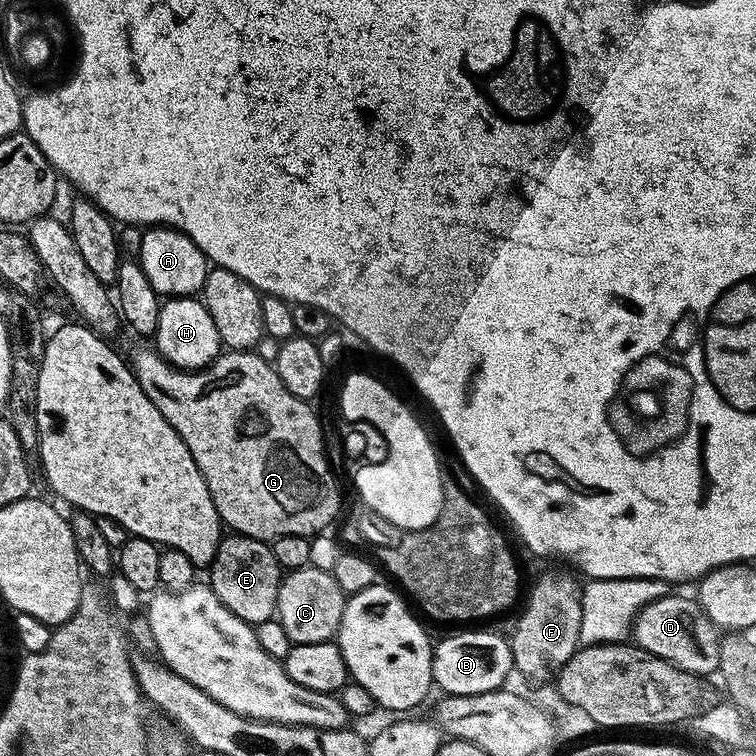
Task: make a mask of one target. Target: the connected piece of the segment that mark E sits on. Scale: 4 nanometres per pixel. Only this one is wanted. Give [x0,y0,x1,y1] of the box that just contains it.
[208,533,282,626]

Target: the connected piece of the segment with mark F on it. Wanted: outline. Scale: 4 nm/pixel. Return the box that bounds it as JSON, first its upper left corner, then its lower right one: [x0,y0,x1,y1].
[512,570,584,680]

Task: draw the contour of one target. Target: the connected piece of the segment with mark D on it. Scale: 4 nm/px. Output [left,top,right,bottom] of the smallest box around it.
[630,594,717,673]

